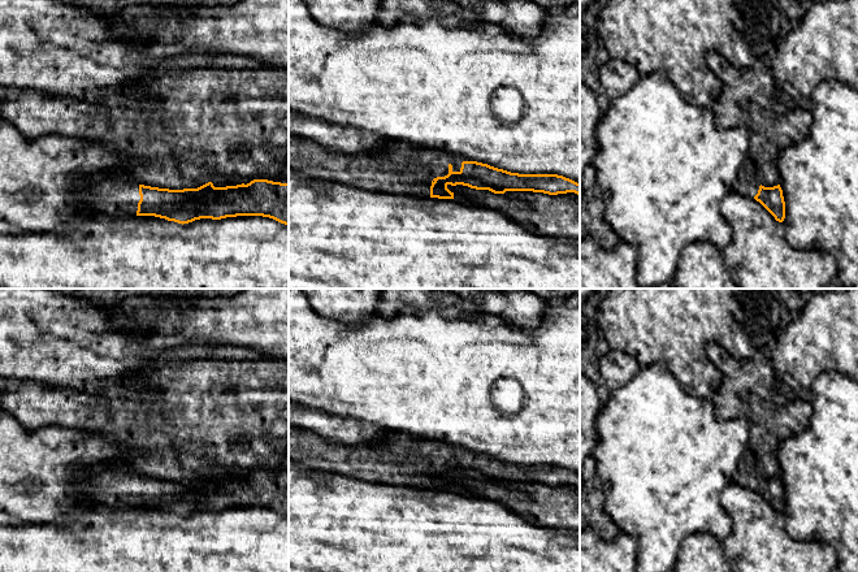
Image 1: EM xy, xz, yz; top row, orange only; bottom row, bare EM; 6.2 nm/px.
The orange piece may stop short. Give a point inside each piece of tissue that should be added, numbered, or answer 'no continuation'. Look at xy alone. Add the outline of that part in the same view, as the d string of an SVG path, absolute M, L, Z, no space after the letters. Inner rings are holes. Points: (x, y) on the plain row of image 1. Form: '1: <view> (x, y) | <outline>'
1: xy (113, 488) | M104 467L81 472L77 485L83 500L110 508L136 507L140 491L138 474Z

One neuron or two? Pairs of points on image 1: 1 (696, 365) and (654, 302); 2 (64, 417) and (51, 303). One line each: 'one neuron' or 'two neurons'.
1: one neuron
2: two neurons

